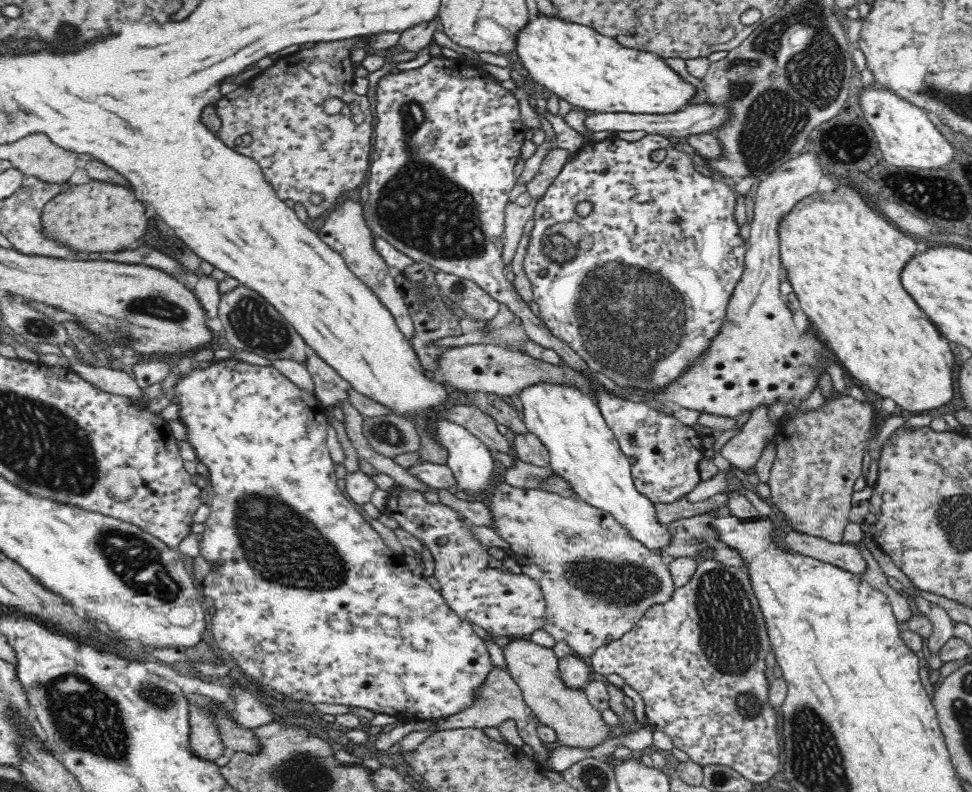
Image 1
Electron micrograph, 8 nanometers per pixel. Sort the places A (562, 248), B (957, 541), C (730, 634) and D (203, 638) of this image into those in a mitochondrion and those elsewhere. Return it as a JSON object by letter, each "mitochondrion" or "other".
{"A":"mitochondrion","B":"mitochondrion","C":"mitochondrion","D":"other"}

